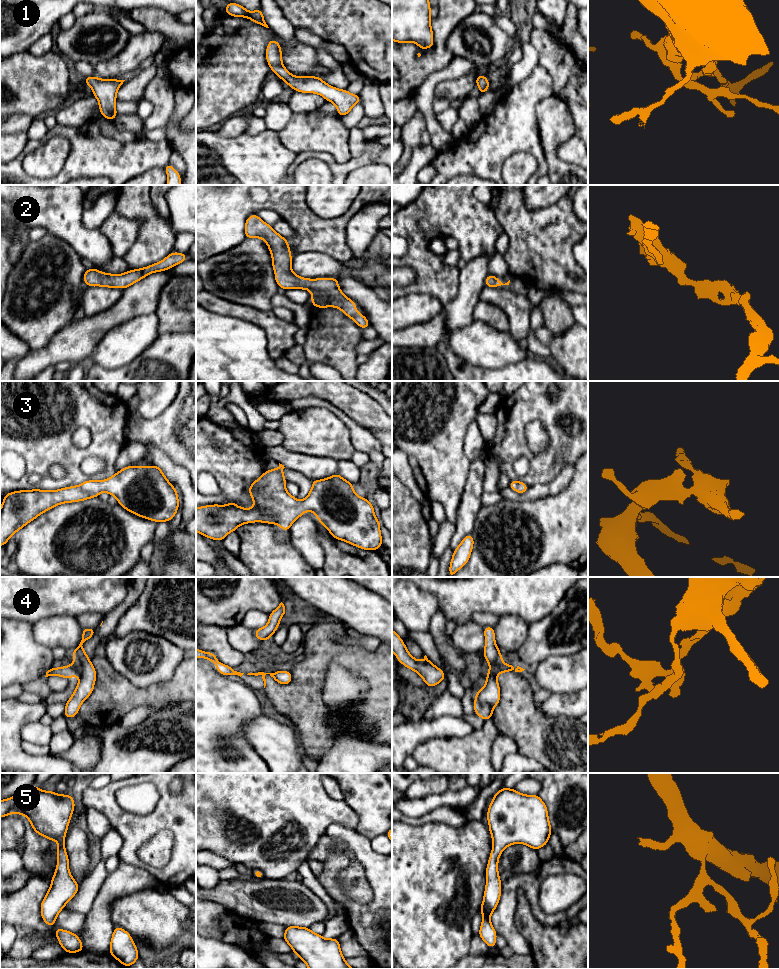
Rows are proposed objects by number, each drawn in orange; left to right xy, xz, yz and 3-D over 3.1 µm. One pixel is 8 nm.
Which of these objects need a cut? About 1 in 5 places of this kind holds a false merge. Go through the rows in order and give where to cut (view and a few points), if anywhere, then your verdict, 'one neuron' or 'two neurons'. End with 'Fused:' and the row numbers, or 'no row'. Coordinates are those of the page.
1: cut none; one neuron
2: cut none; one neuron
3: cut none; one neuron
4: cut xy (75, 662), (80, 670), (80, 678); two neurons
5: cut none; one neuron
Fused: 4

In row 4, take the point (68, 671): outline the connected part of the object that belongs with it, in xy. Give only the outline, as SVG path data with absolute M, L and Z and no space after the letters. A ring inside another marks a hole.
M76 663L61 668L55 668L53 666L46 672L45 677L55 676L55 675L64 677L69 681L70 678L74 675L77 675L79 678L81 678L81 670Z

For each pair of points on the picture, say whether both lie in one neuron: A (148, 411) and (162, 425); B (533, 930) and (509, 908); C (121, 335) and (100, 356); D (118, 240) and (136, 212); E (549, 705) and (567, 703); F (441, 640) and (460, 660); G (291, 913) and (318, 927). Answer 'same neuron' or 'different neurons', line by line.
A: different neurons
B: different neurons
C: same neuron
D: different neurons
E: same neuron
F: same neuron
G: different neurons

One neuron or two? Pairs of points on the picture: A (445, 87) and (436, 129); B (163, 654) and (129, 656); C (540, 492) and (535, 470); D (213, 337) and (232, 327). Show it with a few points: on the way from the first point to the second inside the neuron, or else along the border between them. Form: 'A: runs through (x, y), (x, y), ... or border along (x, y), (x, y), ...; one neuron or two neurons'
A: border along (451, 79), (440, 81), (436, 86), (434, 96); two neurons
B: runs through (155, 656), (137, 656); one neuron
C: border along (559, 472), (547, 483), (536, 483), (529, 487); two neurons
D: runs through (218, 337), (222, 337), (227, 332); one neuron

